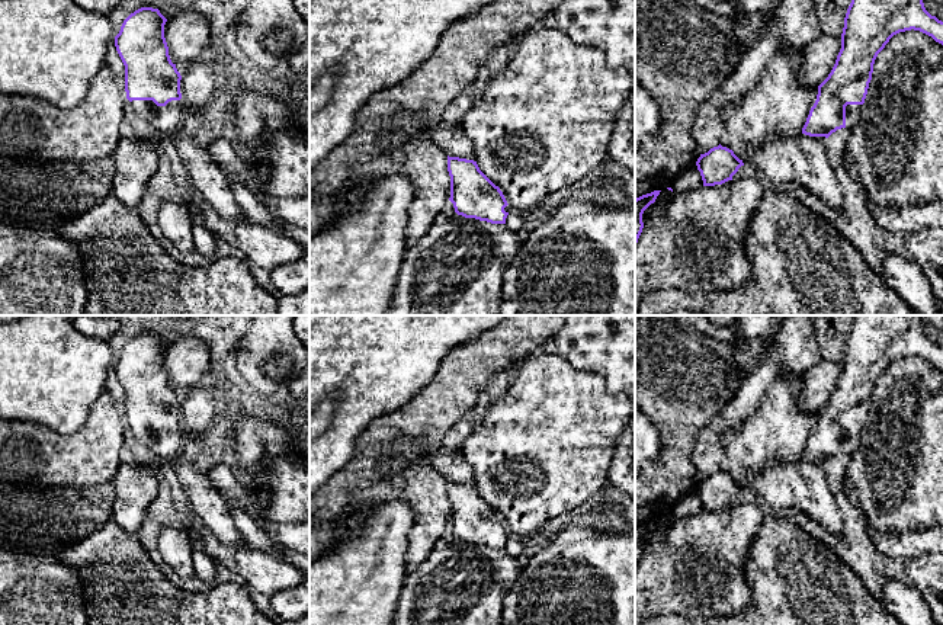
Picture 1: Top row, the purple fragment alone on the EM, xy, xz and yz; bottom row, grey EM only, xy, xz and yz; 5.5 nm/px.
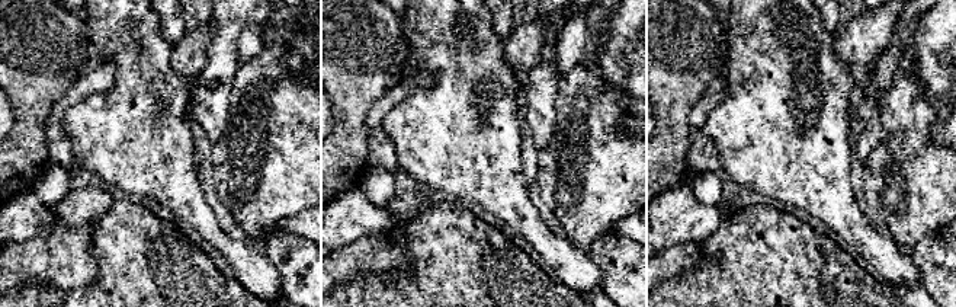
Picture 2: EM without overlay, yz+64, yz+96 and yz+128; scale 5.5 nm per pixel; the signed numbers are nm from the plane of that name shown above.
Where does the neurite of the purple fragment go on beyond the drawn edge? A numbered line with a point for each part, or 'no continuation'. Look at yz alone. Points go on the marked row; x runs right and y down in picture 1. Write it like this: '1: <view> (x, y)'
1: yz (853, 112)

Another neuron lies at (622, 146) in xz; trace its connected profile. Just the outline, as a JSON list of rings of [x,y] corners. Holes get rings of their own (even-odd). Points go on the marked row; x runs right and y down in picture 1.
[[[632,99],[619,113],[619,122],[610,140],[607,157],[635,174],[635,105]]]

